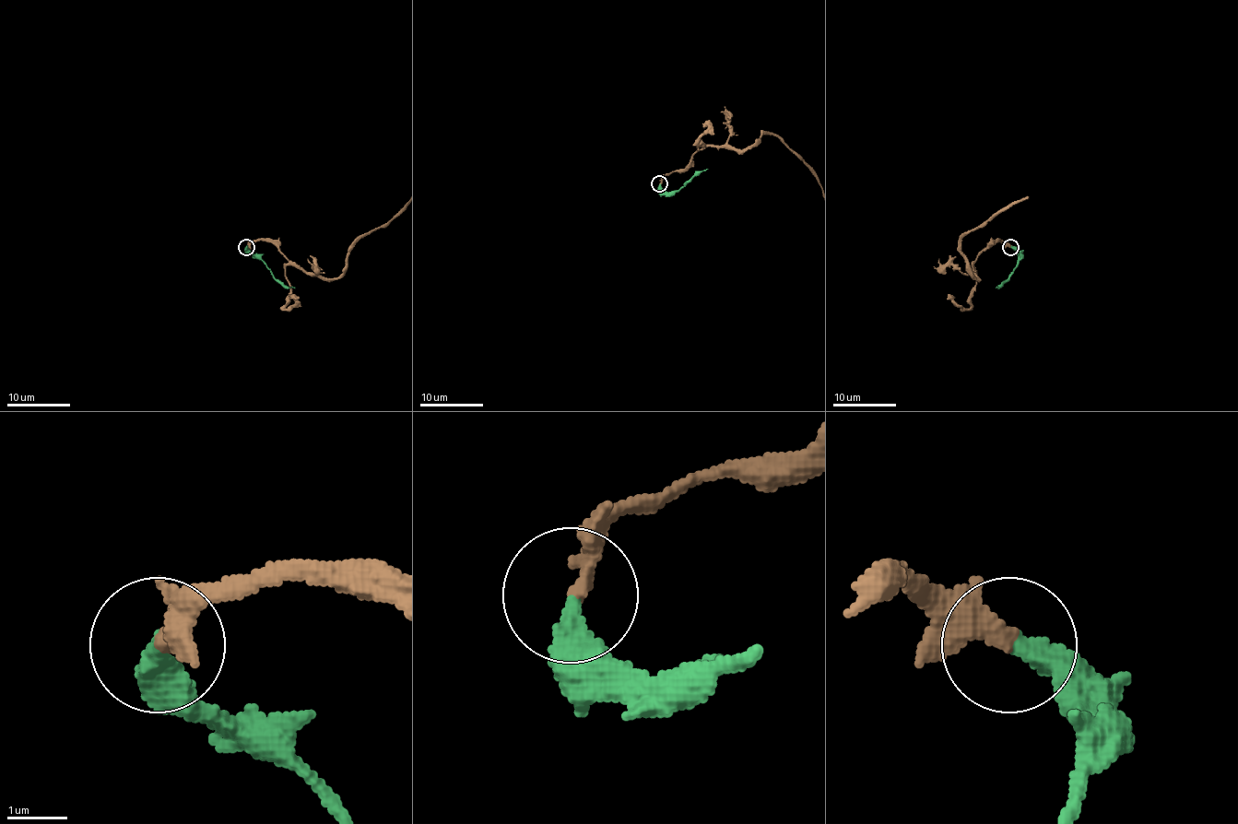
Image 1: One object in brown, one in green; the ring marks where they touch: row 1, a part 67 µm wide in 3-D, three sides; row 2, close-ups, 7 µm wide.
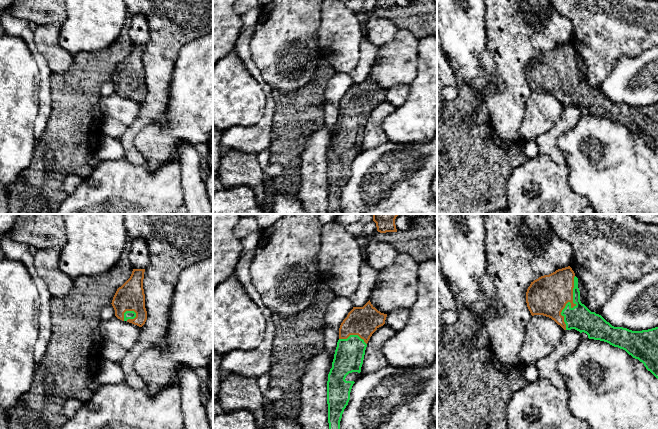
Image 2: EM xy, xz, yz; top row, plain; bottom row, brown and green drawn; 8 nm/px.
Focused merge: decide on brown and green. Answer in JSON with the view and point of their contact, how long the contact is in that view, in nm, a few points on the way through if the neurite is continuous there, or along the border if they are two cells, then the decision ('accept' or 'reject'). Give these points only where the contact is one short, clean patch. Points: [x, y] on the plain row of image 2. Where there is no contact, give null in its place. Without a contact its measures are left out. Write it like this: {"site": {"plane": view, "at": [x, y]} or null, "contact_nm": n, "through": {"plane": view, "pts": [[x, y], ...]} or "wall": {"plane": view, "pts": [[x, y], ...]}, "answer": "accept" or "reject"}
{"site": {"plane": "yz", "at": [569, 77]}, "contact_nm": 440, "answer": "accept"}

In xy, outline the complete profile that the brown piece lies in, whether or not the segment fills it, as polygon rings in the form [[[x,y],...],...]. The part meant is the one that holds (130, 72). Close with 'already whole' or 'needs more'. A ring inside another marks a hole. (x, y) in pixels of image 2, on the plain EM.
[[[133,45],[130,54],[117,65],[111,79],[118,95],[139,103],[147,96],[143,65],[144,48],[145,45]]] | needs more

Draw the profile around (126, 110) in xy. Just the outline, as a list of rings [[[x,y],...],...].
[[[116,92],[108,97],[101,97],[100,106],[105,117],[119,120],[127,127],[133,124],[141,109],[141,103],[122,97]]]

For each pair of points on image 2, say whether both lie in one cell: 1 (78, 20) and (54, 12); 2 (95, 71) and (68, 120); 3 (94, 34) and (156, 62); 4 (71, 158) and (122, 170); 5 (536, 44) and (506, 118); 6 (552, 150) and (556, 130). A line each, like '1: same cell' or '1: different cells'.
1: different cells
2: same cell
3: different cells
4: different cells
5: same cell
6: same cell

